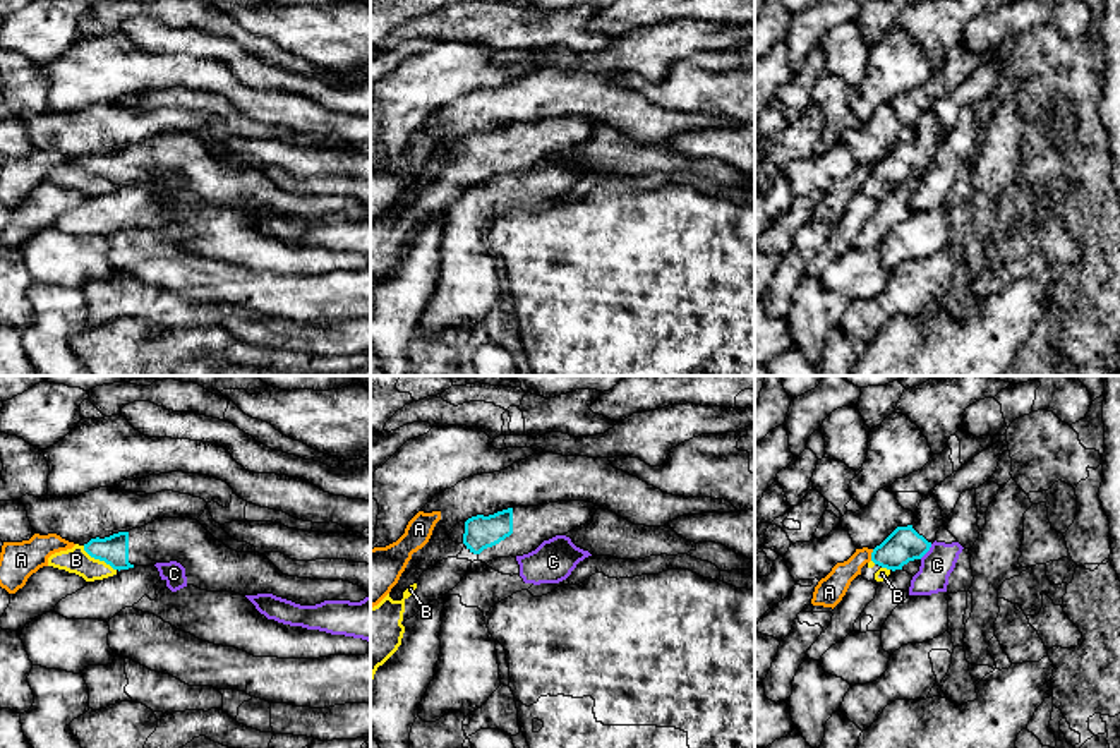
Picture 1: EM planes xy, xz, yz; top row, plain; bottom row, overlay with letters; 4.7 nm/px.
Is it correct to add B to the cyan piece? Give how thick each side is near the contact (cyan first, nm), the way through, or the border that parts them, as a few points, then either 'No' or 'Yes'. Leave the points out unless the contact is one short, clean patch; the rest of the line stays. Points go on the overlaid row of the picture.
Thickness 140 nm (cyan) against 120 nm. Path across: xy (114, 549), (98, 558), (76, 560). Yes

